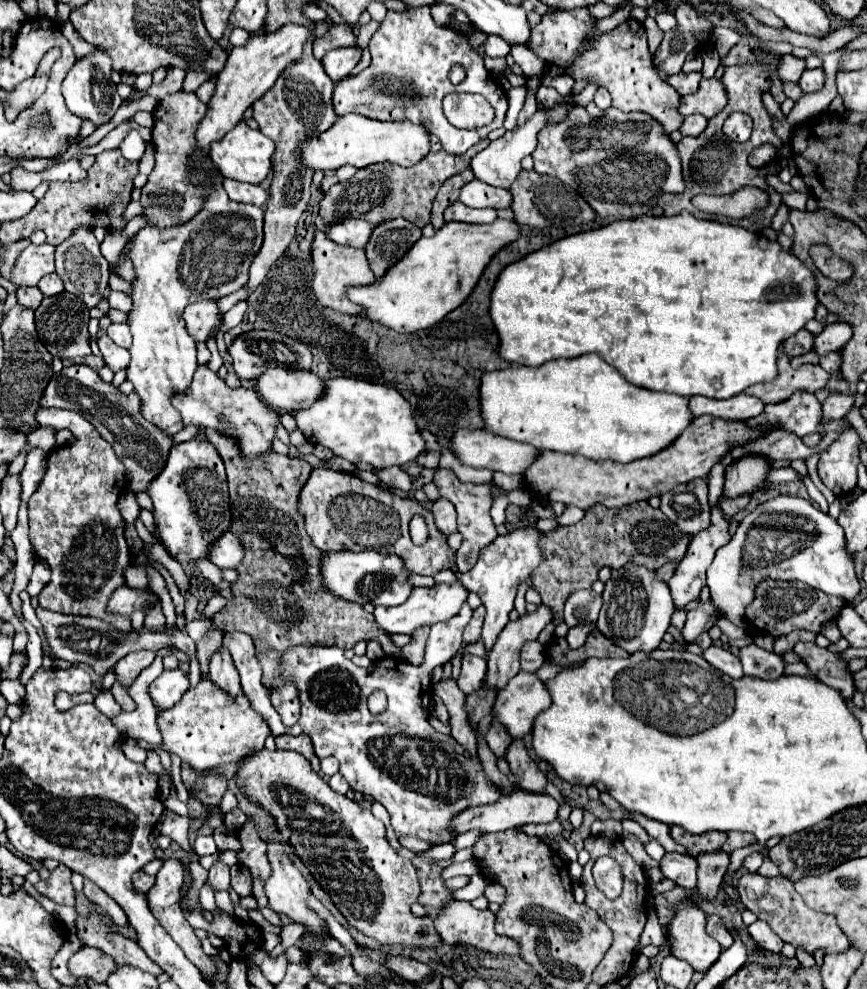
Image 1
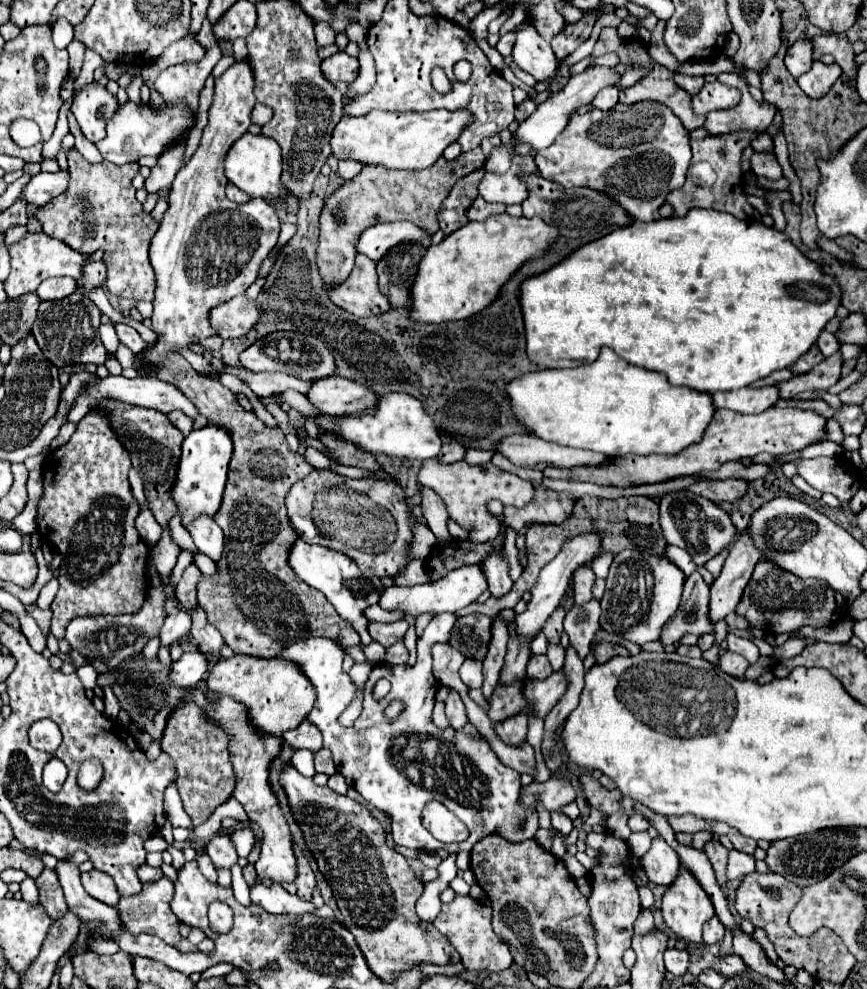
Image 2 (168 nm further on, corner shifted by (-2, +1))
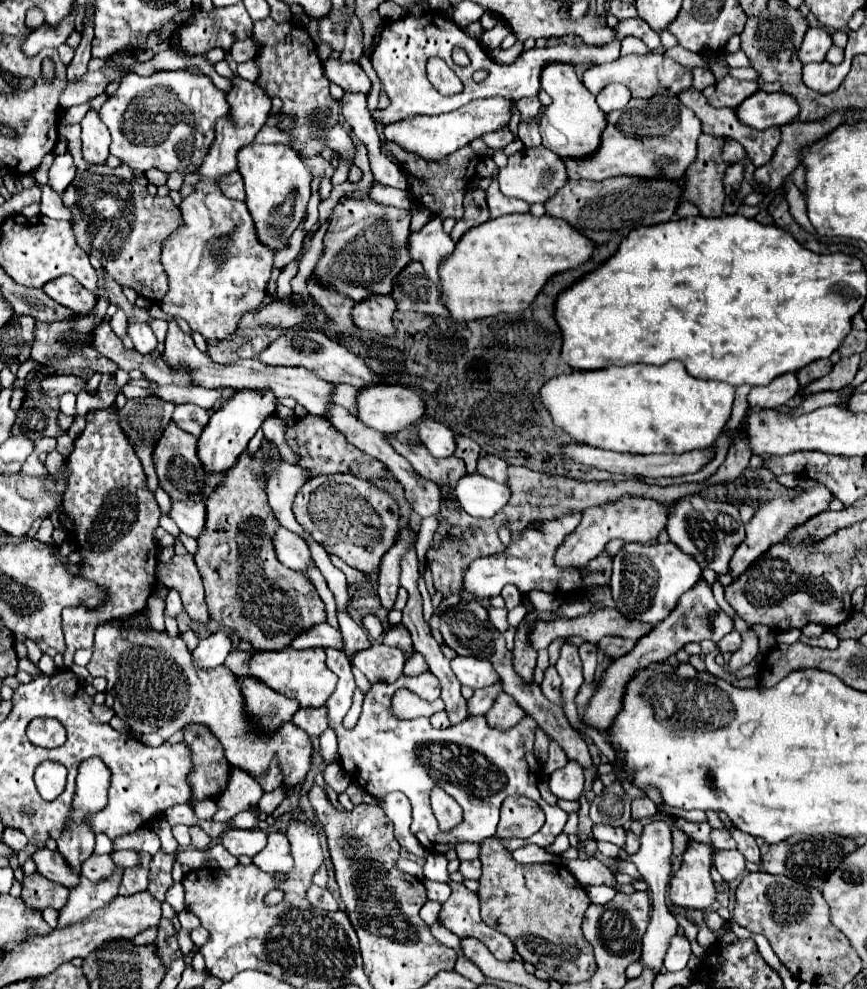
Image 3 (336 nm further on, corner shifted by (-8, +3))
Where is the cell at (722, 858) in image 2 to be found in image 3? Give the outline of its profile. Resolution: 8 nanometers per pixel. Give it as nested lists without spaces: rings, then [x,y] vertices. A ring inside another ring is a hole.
[[[712,829],[712,845],[714,845],[718,851],[736,849],[736,841],[730,837],[730,833],[728,833],[726,829],[722,829],[722,831]]]

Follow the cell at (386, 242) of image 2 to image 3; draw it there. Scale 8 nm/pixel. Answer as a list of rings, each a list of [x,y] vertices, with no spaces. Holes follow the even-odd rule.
[[[434,217],[420,231],[410,233],[410,257],[422,261],[428,277],[438,283],[438,263],[454,251],[454,241],[442,231],[442,219]]]

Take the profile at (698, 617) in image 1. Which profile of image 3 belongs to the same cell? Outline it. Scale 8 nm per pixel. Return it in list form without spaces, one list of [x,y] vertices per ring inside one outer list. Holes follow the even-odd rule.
[[[816,485],[814,489],[804,491],[798,497],[776,497],[776,499],[764,503],[756,511],[756,515],[750,519],[750,523],[746,523],[746,539],[740,543],[740,547],[736,549],[736,553],[734,553],[732,561],[730,561],[730,575],[732,575],[732,579],[738,579],[738,575],[742,575],[752,565],[752,561],[762,557],[764,551],[770,549],[772,545],[776,545],[778,541],[782,541],[788,535],[790,527],[806,523],[810,517],[826,511],[830,501],[832,501],[832,493],[826,487]]]

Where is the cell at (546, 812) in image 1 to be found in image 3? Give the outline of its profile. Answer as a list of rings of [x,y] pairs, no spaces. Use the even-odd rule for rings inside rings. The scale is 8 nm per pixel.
[[[568,761],[566,767],[550,775],[550,791],[558,799],[578,801],[584,791],[584,769],[578,763]]]

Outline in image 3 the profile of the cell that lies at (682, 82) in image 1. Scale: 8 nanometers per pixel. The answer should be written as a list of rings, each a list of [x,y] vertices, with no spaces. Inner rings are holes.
[[[692,69],[692,87],[694,89],[702,91],[712,83],[716,83],[716,77],[708,69]]]

